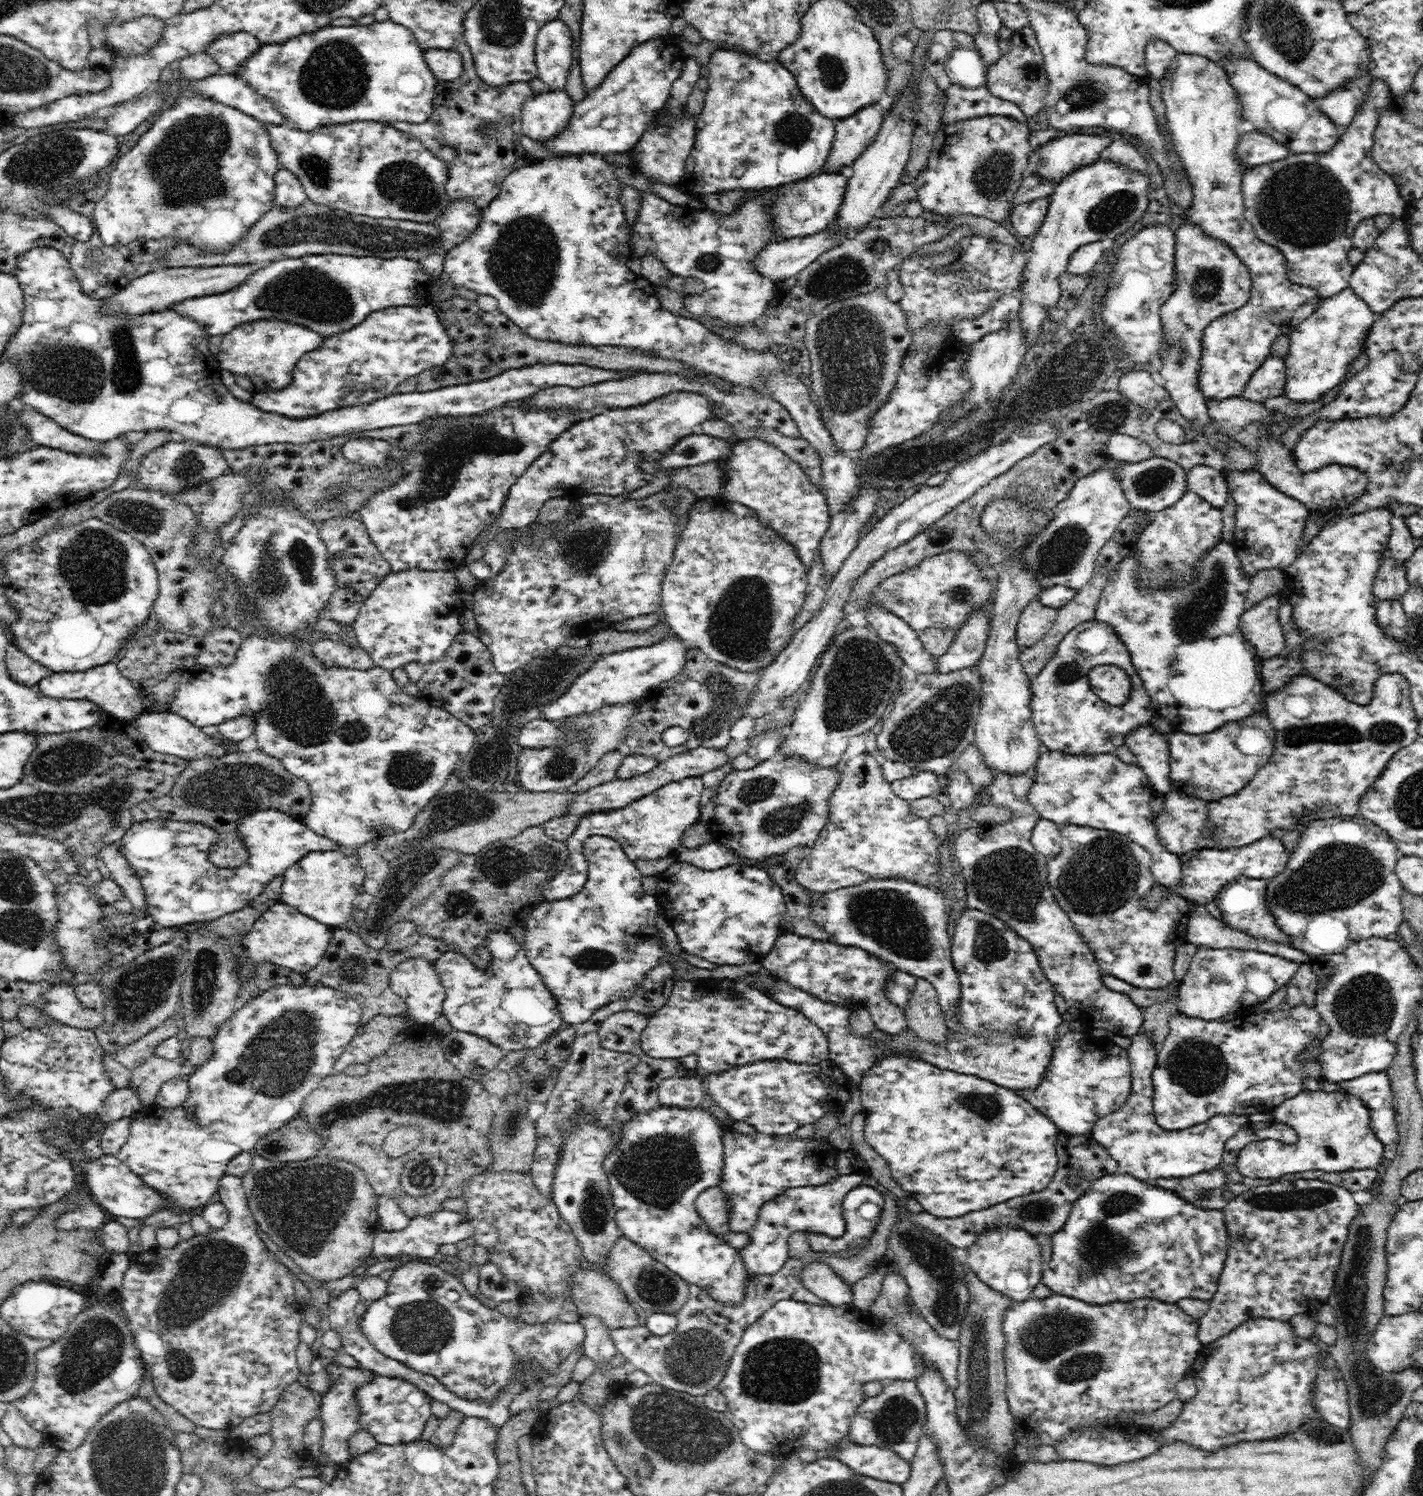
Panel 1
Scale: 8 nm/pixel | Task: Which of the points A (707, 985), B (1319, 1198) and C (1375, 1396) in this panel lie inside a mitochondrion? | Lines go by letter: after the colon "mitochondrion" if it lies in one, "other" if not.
A: other
B: mitochondrion
C: mitochondrion

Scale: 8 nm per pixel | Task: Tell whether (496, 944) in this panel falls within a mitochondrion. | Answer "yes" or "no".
no

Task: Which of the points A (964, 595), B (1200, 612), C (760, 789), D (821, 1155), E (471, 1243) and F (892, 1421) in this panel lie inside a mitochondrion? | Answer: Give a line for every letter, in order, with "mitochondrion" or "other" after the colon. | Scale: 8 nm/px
A: mitochondrion
B: mitochondrion
C: mitochondrion
D: other
E: other
F: mitochondrion

